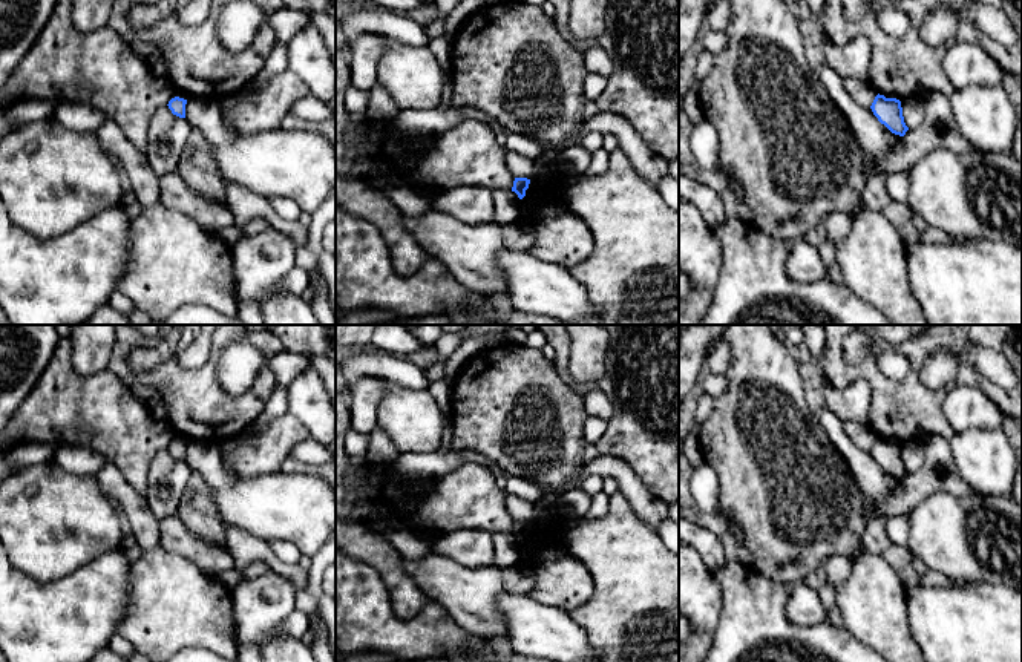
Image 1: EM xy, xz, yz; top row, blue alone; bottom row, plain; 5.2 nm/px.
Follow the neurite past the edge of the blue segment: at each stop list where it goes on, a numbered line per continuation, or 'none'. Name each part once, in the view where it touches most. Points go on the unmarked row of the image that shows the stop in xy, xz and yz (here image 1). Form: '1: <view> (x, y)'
none

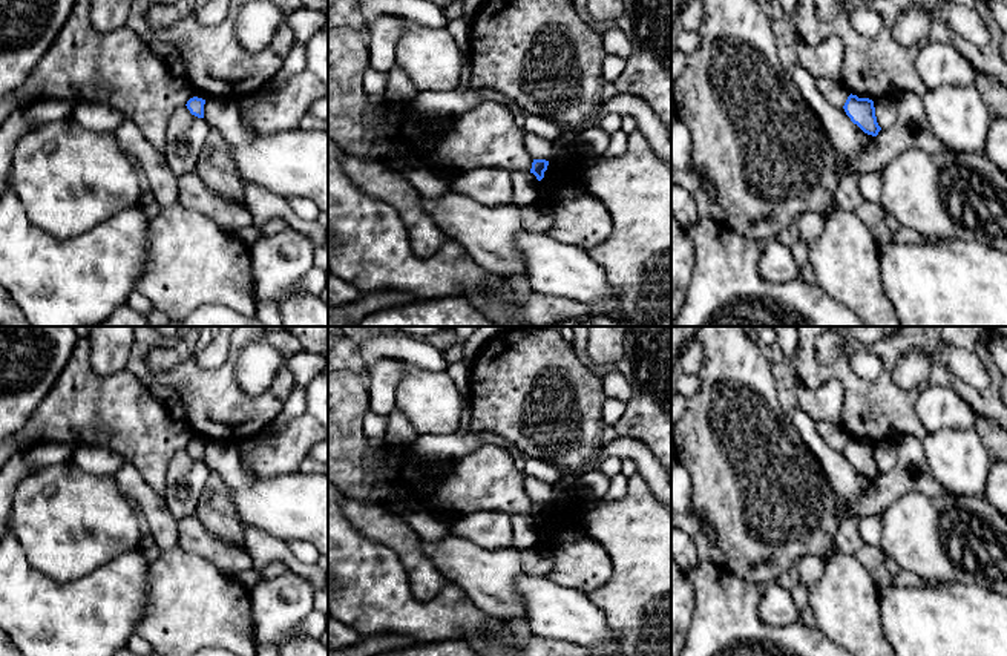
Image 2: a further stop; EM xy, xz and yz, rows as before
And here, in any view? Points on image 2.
none

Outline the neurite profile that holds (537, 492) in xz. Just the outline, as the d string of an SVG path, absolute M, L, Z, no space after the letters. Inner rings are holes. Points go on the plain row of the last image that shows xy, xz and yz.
M524 477L524 489L532 503L550 504L553 498L553 484L536 484L532 478Z

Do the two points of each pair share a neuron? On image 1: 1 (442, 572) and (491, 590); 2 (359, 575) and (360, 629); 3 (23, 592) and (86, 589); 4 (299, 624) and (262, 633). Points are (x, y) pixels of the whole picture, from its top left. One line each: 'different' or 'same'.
1: same
2: same
3: same
4: different

